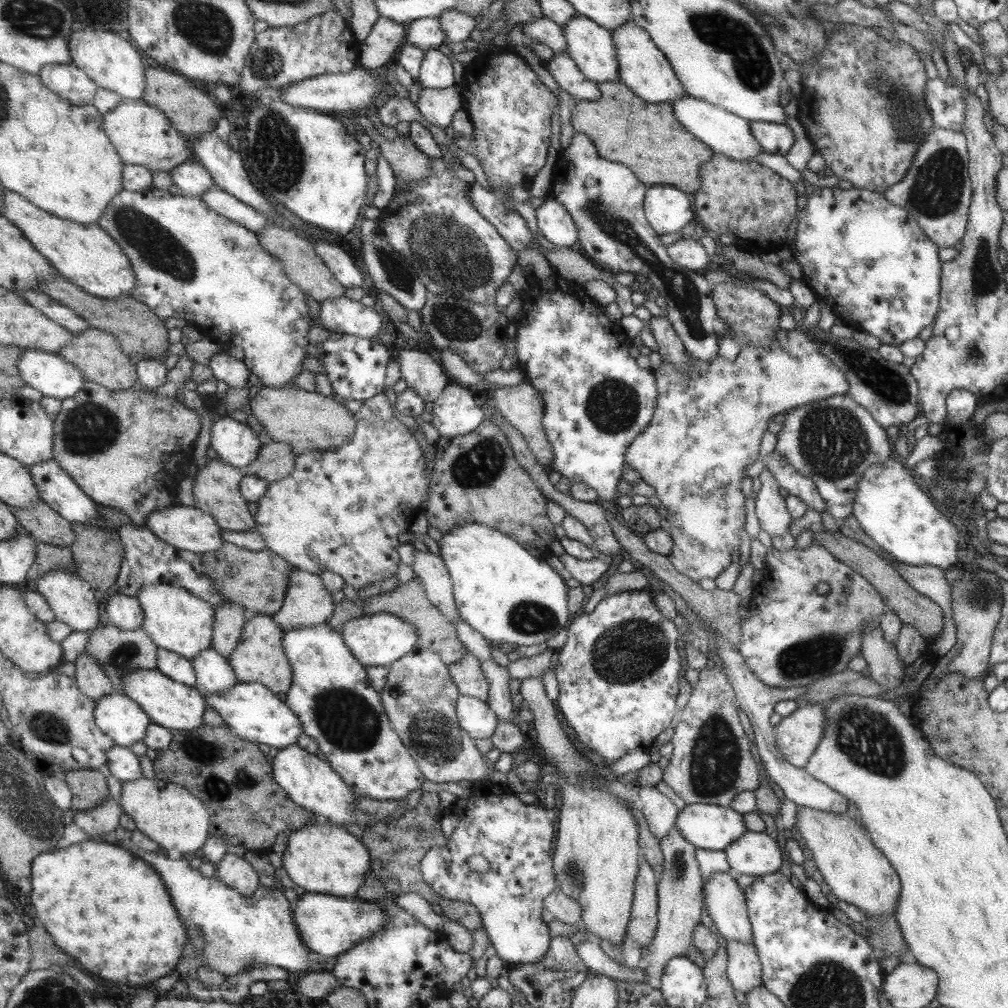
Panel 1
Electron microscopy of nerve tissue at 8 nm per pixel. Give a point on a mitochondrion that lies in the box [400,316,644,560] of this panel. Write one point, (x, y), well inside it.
(613, 406)

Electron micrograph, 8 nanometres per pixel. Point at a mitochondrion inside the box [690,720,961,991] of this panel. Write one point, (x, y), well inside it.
(883, 936)

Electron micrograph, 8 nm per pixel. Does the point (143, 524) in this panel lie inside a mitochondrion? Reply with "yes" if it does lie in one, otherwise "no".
no

